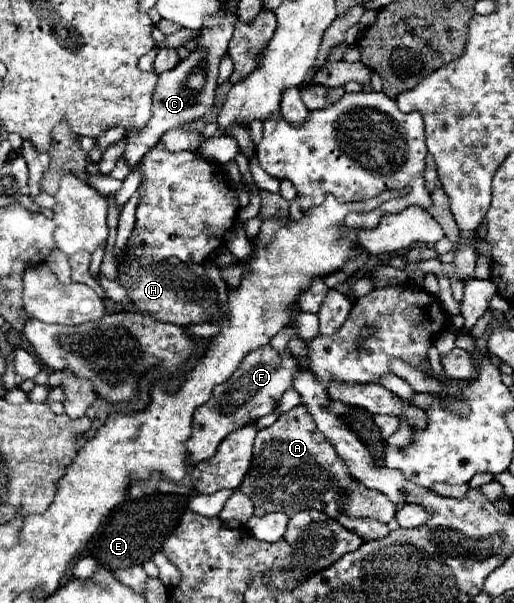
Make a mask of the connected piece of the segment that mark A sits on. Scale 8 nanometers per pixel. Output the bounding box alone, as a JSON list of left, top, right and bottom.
[240,407,396,523]

